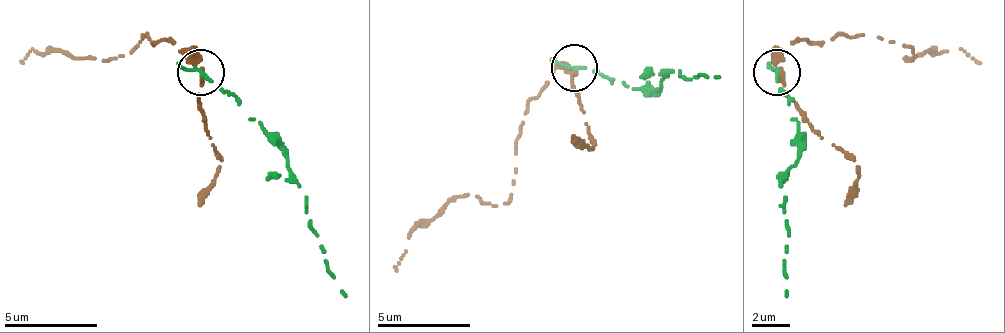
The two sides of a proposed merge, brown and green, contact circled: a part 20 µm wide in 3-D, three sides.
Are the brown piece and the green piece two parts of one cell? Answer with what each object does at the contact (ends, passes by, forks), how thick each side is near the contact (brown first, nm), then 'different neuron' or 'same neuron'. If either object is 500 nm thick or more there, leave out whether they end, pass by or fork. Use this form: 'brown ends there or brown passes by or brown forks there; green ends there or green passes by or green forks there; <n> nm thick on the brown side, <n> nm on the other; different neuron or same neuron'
brown passes by; green passes by; 280 nm thick on the brown side, 170 nm on the other; different neuron

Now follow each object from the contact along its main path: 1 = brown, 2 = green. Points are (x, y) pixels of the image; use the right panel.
1: (778, 73), (778, 54), (792, 40), (876, 36), (904, 45), (914, 59), (904, 59), (965, 50), (979, 64)
2: (778, 73), (778, 87), (797, 120), (797, 153), (783, 195), (787, 232), (787, 298)

